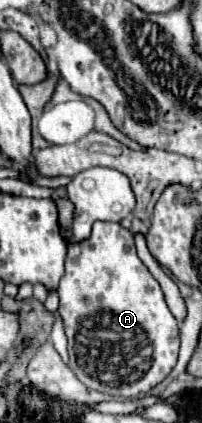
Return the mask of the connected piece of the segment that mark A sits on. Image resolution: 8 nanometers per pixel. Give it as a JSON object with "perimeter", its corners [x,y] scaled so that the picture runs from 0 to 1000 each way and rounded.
{"perimeter":[[[475,522],[436,570],[406,570],[396,579],[337,579],[327,641],[297,660],[287,697],[287,740],[317,749],[337,792],[337,863],[426,915],[535,934],[693,939],[693,929],[733,929],[752,915],[812,901],[871,863],[891,816],[881,759],[842,740],[782,664],[683,612],[653,551],[594,527]]]}

